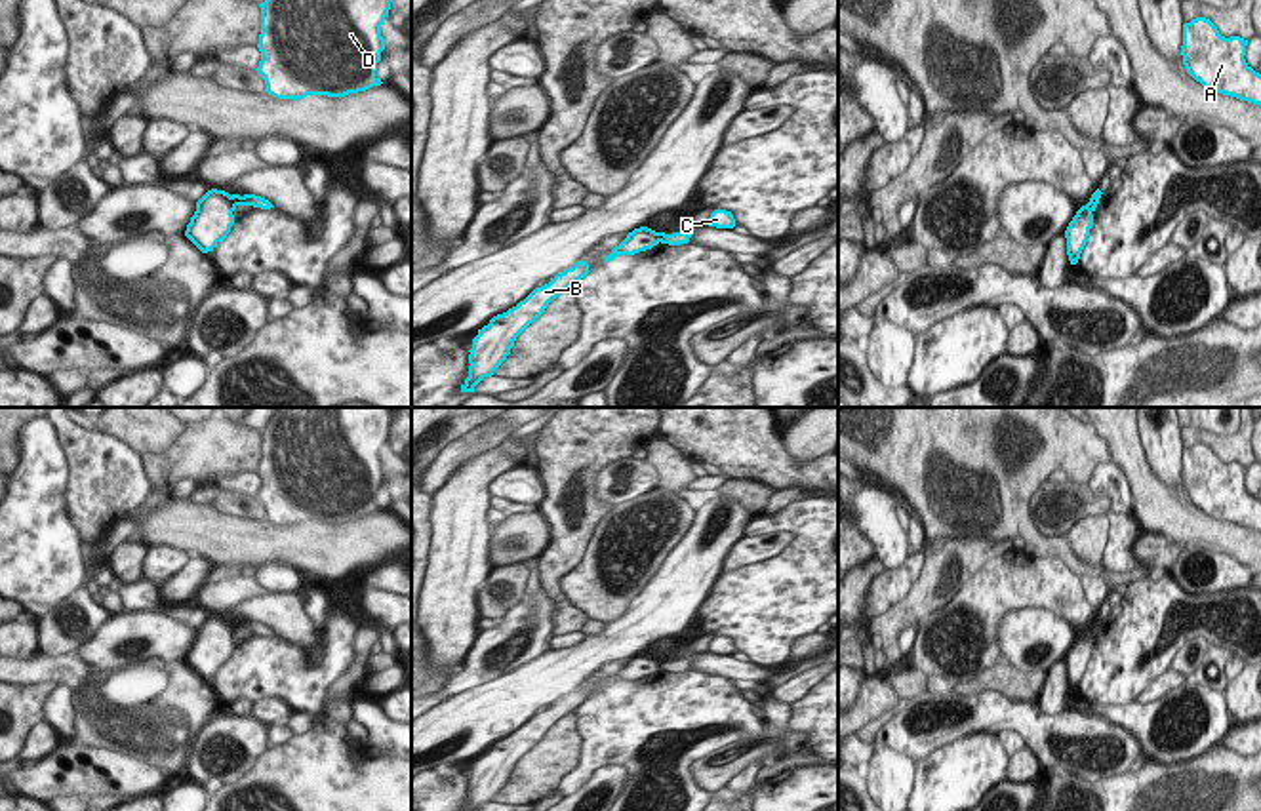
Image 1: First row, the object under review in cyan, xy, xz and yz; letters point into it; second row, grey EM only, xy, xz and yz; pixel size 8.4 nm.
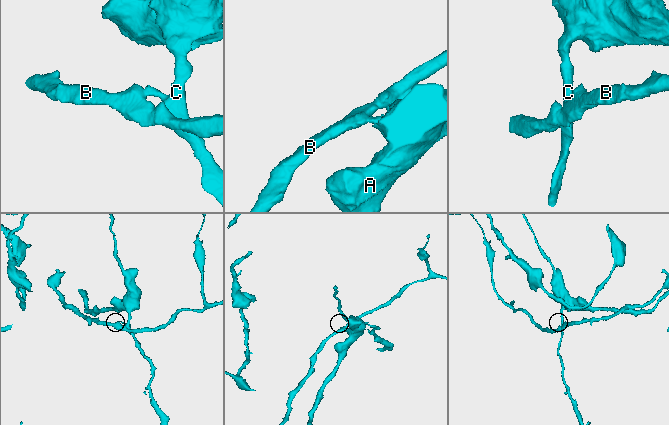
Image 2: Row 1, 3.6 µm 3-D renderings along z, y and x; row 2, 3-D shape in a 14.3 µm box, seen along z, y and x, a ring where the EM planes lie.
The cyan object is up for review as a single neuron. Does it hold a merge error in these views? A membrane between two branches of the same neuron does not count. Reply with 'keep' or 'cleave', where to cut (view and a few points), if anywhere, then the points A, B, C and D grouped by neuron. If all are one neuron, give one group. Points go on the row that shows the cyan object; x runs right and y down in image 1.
cleave | xy (231, 197), (235, 206) | A C D / B

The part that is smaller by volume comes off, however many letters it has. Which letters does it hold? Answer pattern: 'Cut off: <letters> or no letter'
Cut off: B

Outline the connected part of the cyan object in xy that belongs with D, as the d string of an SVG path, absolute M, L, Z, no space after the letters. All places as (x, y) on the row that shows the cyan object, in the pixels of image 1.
M265 0L261 8L259 51L255 69L276 99L307 95L345 97L381 86L375 76L385 38L381 27L392 0Z

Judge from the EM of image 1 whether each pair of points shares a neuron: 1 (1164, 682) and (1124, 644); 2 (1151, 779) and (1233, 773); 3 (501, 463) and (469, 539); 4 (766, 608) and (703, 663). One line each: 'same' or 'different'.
1: different
2: same
3: same
4: different

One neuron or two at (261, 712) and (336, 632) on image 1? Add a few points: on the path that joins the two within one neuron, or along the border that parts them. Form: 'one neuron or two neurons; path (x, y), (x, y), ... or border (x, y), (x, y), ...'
two neurons; border (254, 701), (282, 699), (294, 711)

